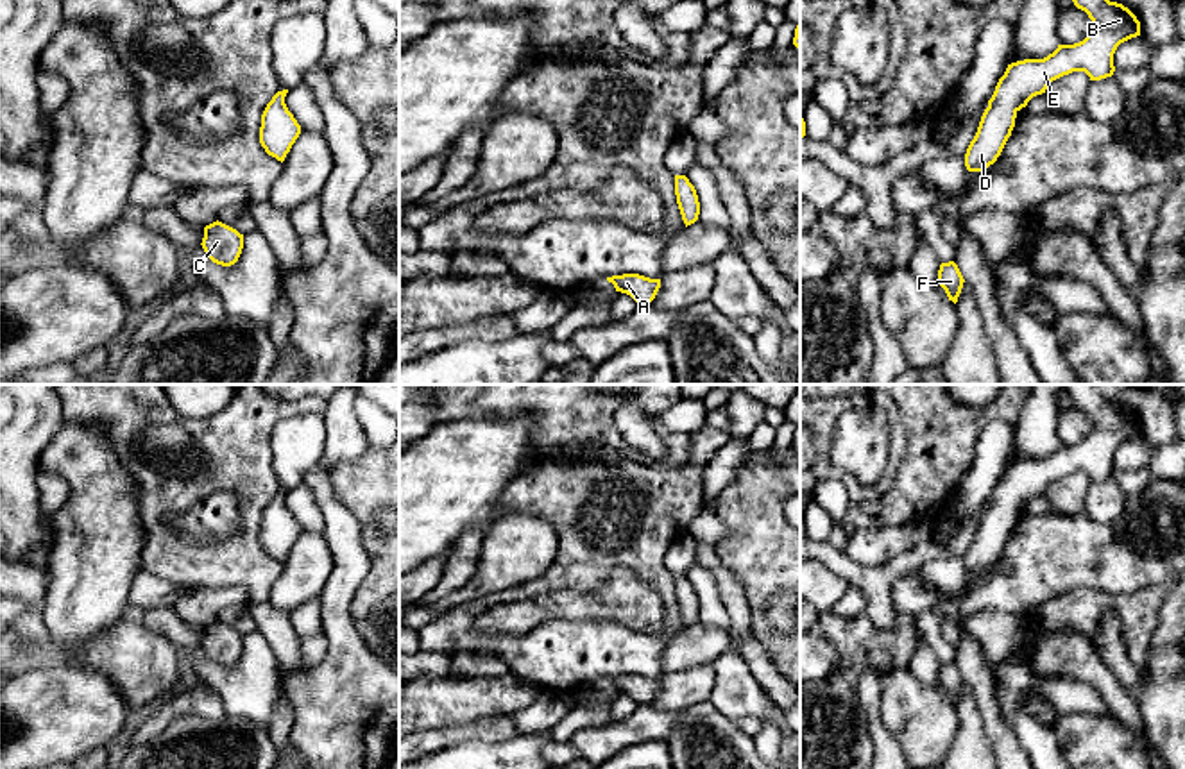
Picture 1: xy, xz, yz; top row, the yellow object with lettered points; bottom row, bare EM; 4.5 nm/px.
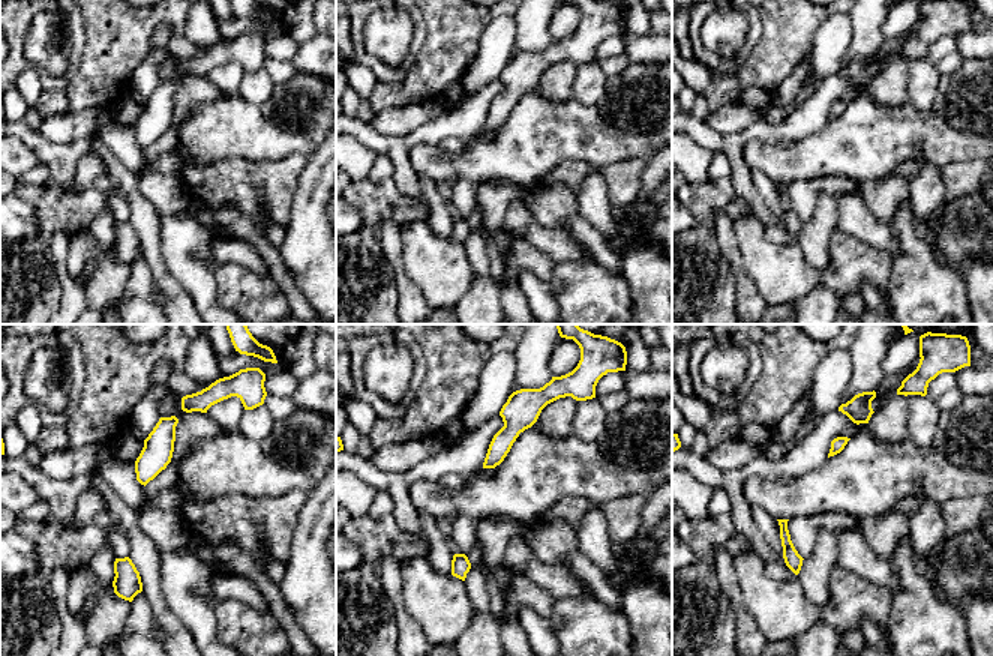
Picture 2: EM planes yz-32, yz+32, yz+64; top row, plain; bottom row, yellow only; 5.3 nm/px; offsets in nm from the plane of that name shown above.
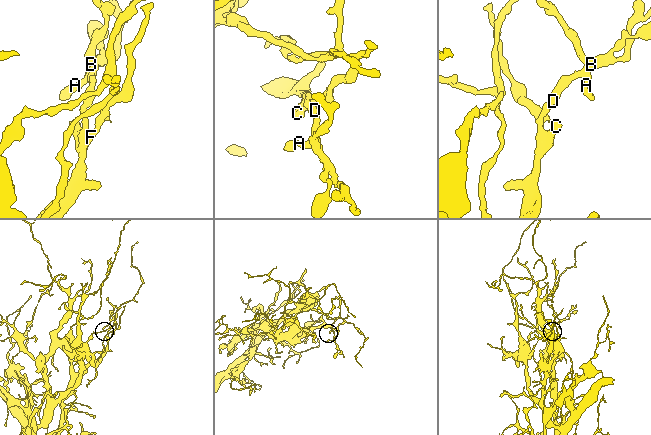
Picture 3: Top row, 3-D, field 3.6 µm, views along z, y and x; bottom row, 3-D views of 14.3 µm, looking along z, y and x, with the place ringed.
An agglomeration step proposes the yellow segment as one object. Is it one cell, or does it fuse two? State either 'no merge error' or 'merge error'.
no merge error

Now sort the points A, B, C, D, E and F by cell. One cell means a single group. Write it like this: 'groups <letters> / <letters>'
groups A B C D E F

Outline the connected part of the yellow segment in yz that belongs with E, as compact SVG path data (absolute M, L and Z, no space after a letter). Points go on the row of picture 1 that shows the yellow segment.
M1110 0L1072 2L1088 14L1092 30L1079 43L1058 45L1044 59L1024 59L1008 64L967 148L965 166L968 172L983 172L997 161L1011 136L1017 113L1033 97L1045 93L1053 80L1072 72L1085 72L1090 80L1112 77L1117 46L1140 36L1140 21L1122 4Z

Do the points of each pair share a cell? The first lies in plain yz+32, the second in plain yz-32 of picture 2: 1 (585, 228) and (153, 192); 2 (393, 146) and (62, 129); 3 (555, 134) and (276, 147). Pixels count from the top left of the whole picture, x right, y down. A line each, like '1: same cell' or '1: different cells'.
1: different cells
2: different cells
3: same cell

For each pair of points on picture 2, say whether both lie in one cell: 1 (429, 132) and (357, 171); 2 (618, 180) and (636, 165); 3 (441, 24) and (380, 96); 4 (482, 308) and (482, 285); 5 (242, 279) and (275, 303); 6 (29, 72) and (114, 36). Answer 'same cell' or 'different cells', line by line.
1: different cells
2: same cell
3: same cell
4: same cell
5: same cell
6: different cells

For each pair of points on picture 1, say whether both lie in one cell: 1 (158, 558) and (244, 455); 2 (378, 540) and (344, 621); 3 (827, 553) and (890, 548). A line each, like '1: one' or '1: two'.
1: one
2: two
3: two

